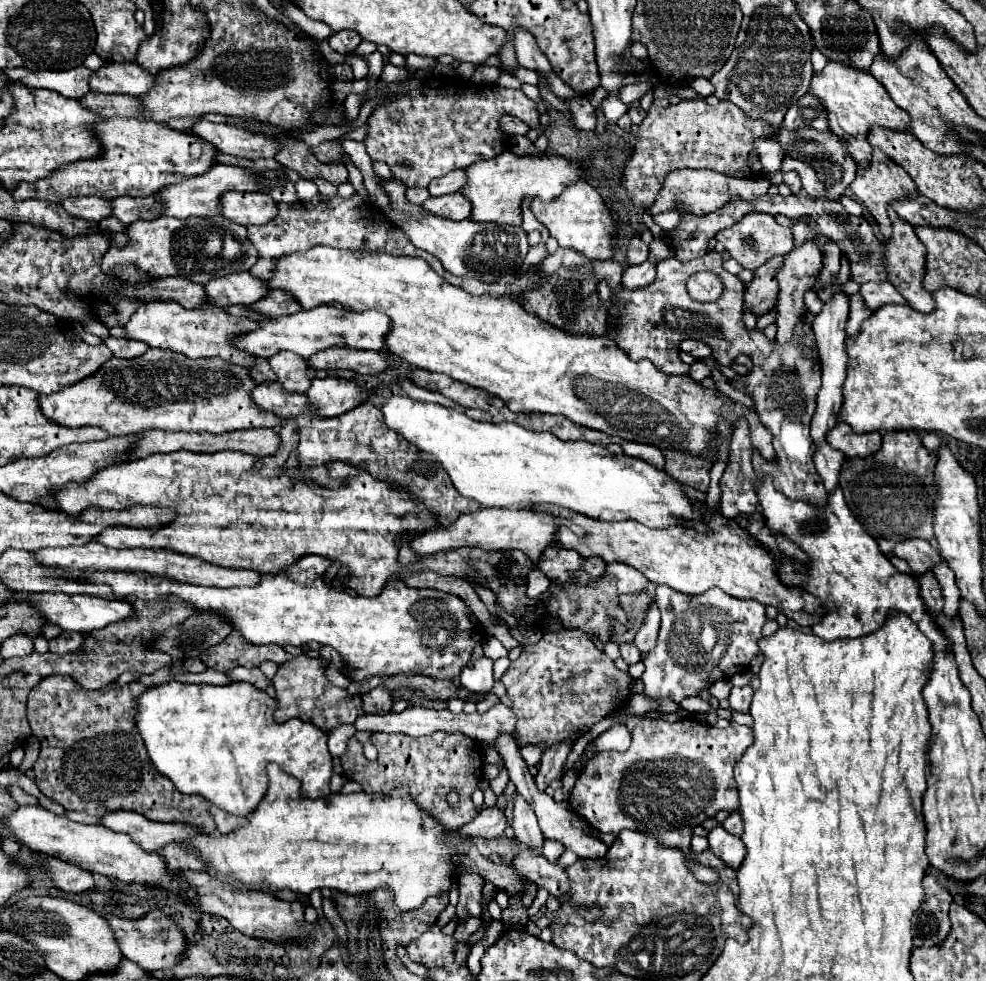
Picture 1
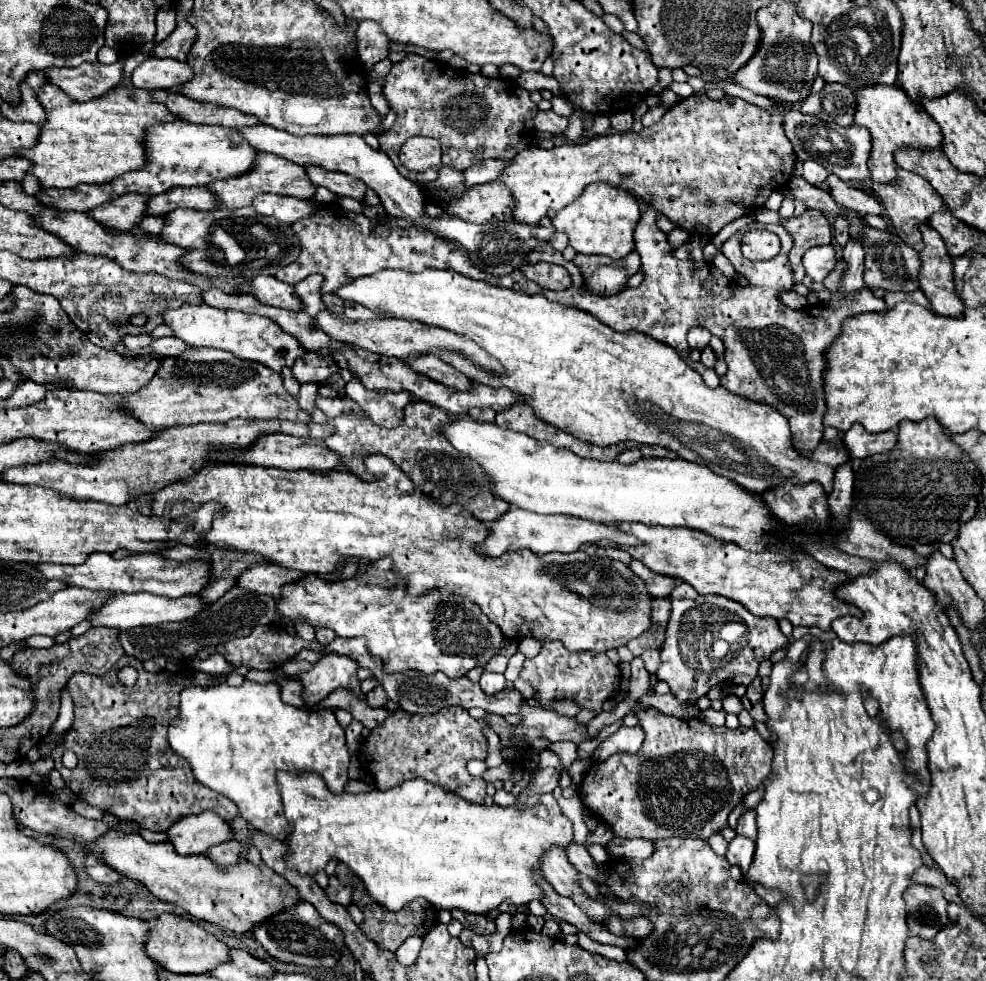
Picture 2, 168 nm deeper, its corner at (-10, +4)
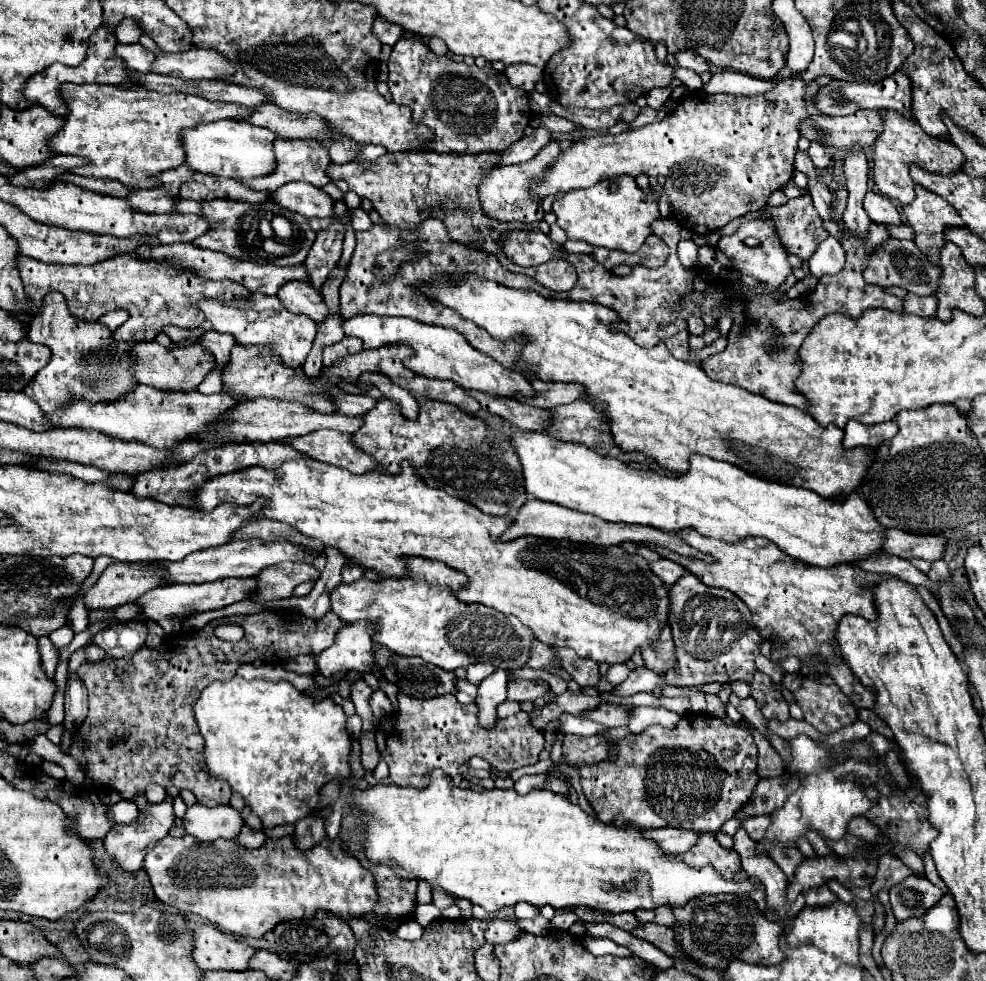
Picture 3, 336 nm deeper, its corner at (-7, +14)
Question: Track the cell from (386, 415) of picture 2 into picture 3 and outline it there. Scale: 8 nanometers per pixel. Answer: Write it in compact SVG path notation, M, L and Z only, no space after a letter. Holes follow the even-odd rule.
M393 384L391 392L393 392L393 400L397 400L399 406L401 406L401 414L403 414L407 420L415 420L415 418L417 418L417 412L419 412L419 402L417 402L417 398L415 398L409 390L405 390L405 388L397 386L397 384Z

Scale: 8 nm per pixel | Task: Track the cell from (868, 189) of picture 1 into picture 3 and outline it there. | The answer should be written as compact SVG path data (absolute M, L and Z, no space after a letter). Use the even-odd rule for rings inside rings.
M915 184L915 200L903 206L903 216L915 232L913 242L929 260L933 260L933 264L937 264L939 246L945 242L943 230L947 226L965 226L947 200L921 184Z

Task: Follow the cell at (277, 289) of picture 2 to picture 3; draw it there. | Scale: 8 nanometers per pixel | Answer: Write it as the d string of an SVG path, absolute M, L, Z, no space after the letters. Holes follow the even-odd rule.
M291 280L285 282L279 292L277 298L281 300L281 304L291 310L291 312L301 312L305 316L309 316L311 320L321 320L321 316L327 316L325 312L325 302L321 300L319 292L313 290L311 284L307 282L299 282L299 280Z

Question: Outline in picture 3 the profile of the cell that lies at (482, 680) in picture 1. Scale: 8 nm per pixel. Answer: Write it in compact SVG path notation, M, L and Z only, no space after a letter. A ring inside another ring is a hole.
M495 670L491 676L487 676L479 684L479 694L477 694L477 706L479 706L479 720L483 726L491 728L495 724L495 708L499 702L503 702L507 696L507 672L505 670Z

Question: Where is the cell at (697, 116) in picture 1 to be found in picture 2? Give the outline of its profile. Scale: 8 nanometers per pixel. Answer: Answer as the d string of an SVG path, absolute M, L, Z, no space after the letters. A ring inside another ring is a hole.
M700 92L680 100L662 116L660 122L650 128L642 128L642 132L616 132L596 136L582 144L554 146L552 150L526 148L500 174L500 180L516 198L516 222L536 226L550 208L560 210L562 206L574 202L590 182L608 182L628 190L644 202L650 200L658 212L666 214L676 228L688 232L690 236L712 238L736 218L762 210L768 196L790 182L796 166L796 154L784 134L784 118L780 118L780 110L788 110L788 106L780 106L780 102L776 102L776 110L764 110L734 96L710 100Z

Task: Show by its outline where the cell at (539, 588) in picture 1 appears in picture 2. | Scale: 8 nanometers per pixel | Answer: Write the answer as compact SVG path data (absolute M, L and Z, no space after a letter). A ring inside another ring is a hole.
M510 506L510 510L500 516L498 520L494 520L490 524L490 536L486 538L484 546L480 550L484 550L484 554L488 556L502 556L508 550L520 550L520 548L530 548L532 552L576 552L582 544L596 544L600 540L608 540L612 536L612 528L600 522L590 522L590 520L580 520L580 518L568 518L568 516L552 516L552 514L536 514L536 512L528 512L528 510L520 510L516 506Z

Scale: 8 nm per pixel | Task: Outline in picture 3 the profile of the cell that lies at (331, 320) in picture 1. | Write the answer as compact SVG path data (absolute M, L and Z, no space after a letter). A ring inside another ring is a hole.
M361 314L343 322L344 334L363 340L363 348L383 348L383 346L409 346L413 354L403 360L407 368L427 378L441 378L453 380L465 388L475 388L489 392L493 396L513 396L521 392L523 396L533 396L533 388L521 372L509 370L501 366L491 356L483 354L481 350L473 348L461 332L455 328L443 328L433 324L423 324L411 318L397 318L397 316L375 316L375 314Z

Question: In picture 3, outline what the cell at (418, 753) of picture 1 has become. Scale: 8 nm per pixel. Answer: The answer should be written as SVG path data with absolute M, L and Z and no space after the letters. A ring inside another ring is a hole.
M399 692L399 708L377 726L375 740L379 756L389 764L389 778L393 784L415 784L427 770L441 768L447 776L459 782L459 766L471 756L483 756L493 768L511 772L515 768L535 764L543 750L543 732L533 728L527 712L509 718L497 718L493 728L479 724L477 704L461 704L455 696L437 696L417 700Z

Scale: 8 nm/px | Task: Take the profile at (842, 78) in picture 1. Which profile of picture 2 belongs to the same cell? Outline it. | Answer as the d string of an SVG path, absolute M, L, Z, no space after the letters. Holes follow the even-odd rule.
M868 86L856 92L856 118L854 122L866 126L872 134L872 154L870 154L870 180L876 184L896 182L896 160L894 154L902 148L918 148L924 152L942 150L942 134L936 122L898 88L894 86Z

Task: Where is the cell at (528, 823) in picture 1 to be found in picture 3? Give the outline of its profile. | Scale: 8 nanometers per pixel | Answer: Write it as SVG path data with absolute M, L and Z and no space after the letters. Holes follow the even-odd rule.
M621 912L621 914L615 914L615 924L619 926L619 928L623 928L623 930L633 930L639 922L637 922L637 918L631 914L631 912Z

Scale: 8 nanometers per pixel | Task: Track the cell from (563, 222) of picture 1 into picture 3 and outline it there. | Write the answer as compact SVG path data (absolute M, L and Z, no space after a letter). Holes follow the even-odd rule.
M613 176L607 180L601 180L589 188L581 188L581 190L571 190L567 192L563 198L553 202L553 214L557 216L557 224L567 232L567 238L571 240L583 240L591 246L603 246L609 250L621 250L621 252L637 252L645 238L651 234L649 224L653 220L659 218L659 210L657 210L657 200L643 192L635 178L631 176Z

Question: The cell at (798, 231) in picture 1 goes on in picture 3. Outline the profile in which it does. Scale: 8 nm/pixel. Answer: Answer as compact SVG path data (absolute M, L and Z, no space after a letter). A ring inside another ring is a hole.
M809 196L793 198L783 206L775 206L769 214L787 252L801 260L807 260L813 254L813 248L829 236Z

